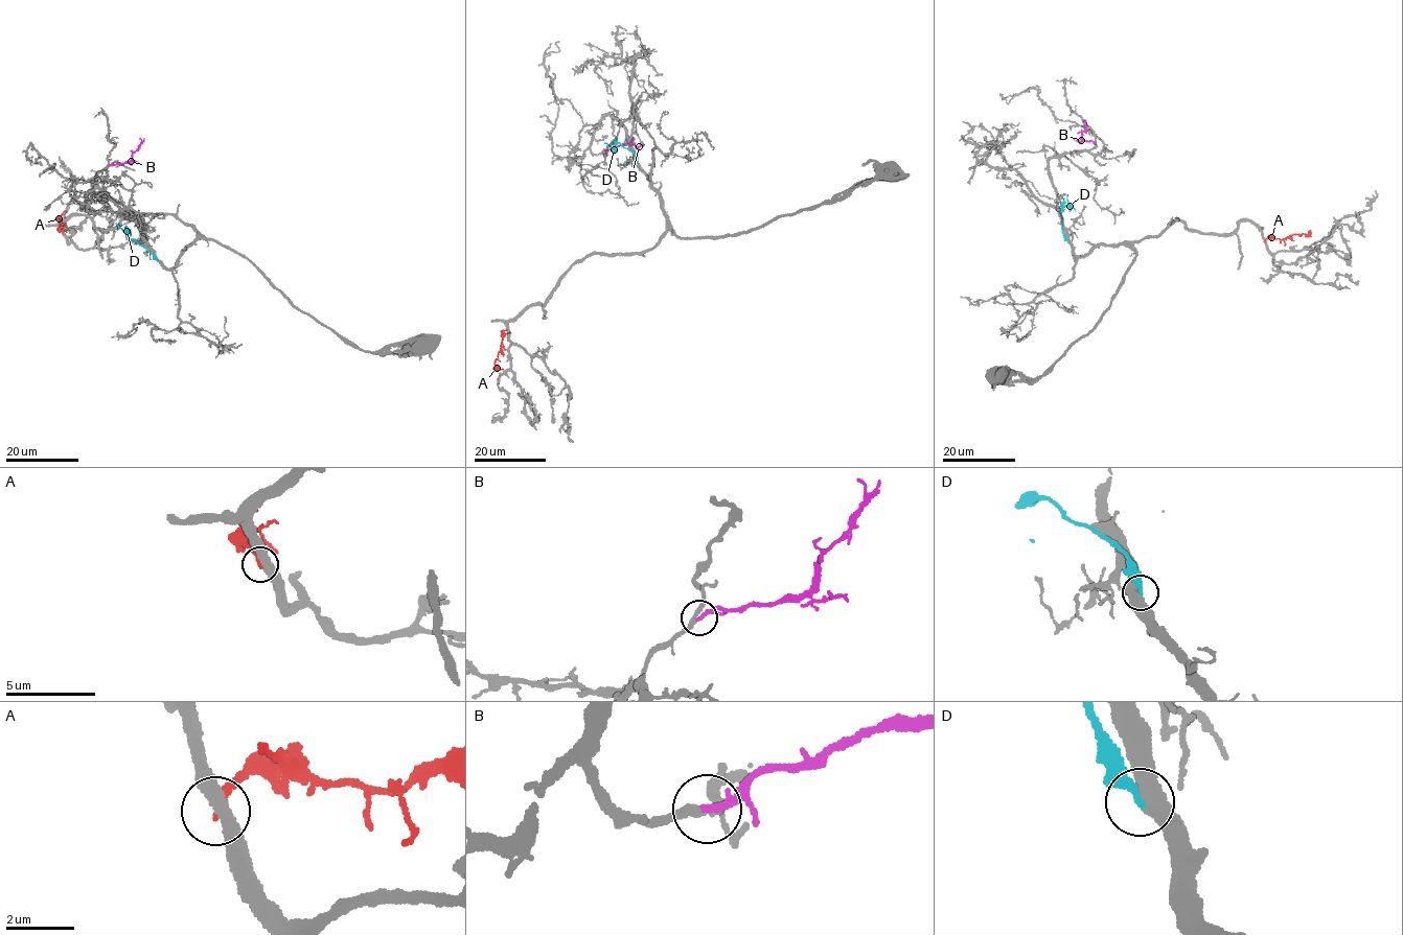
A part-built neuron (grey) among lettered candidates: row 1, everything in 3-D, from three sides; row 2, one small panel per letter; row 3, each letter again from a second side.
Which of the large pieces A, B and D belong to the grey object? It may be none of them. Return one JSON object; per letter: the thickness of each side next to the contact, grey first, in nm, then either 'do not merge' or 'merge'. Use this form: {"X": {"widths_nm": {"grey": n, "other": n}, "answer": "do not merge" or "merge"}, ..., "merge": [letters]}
{"A": {"widths_nm": {"grey": 400, "other": 180}, "answer": "do not merge"}, "B": {"widths_nm": {"grey": 240, "other": 240}, "answer": "merge"}, "D": {"widths_nm": {"grey": 460, "other": 300}, "answer": "do not merge"}, "merge": ["B"]}

